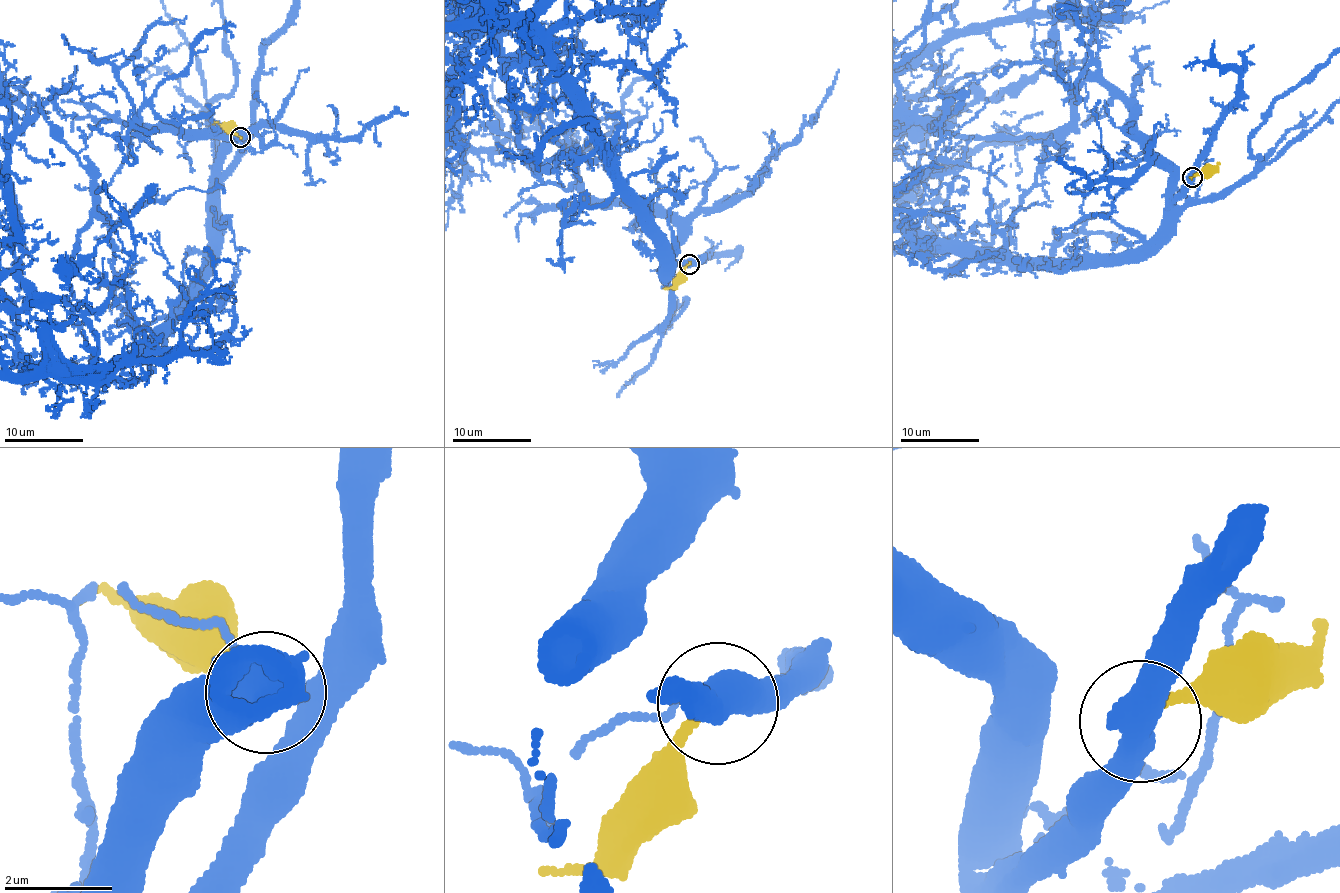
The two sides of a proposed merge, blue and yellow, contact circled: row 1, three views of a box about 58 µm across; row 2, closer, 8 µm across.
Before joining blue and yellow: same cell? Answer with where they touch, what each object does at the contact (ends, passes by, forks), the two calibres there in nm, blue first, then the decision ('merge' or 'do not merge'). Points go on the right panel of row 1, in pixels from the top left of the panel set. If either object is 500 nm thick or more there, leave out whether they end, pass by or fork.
place (1192, 177); blue passes by; yellow ends; calibres 190 and 200 nm; do not merge

